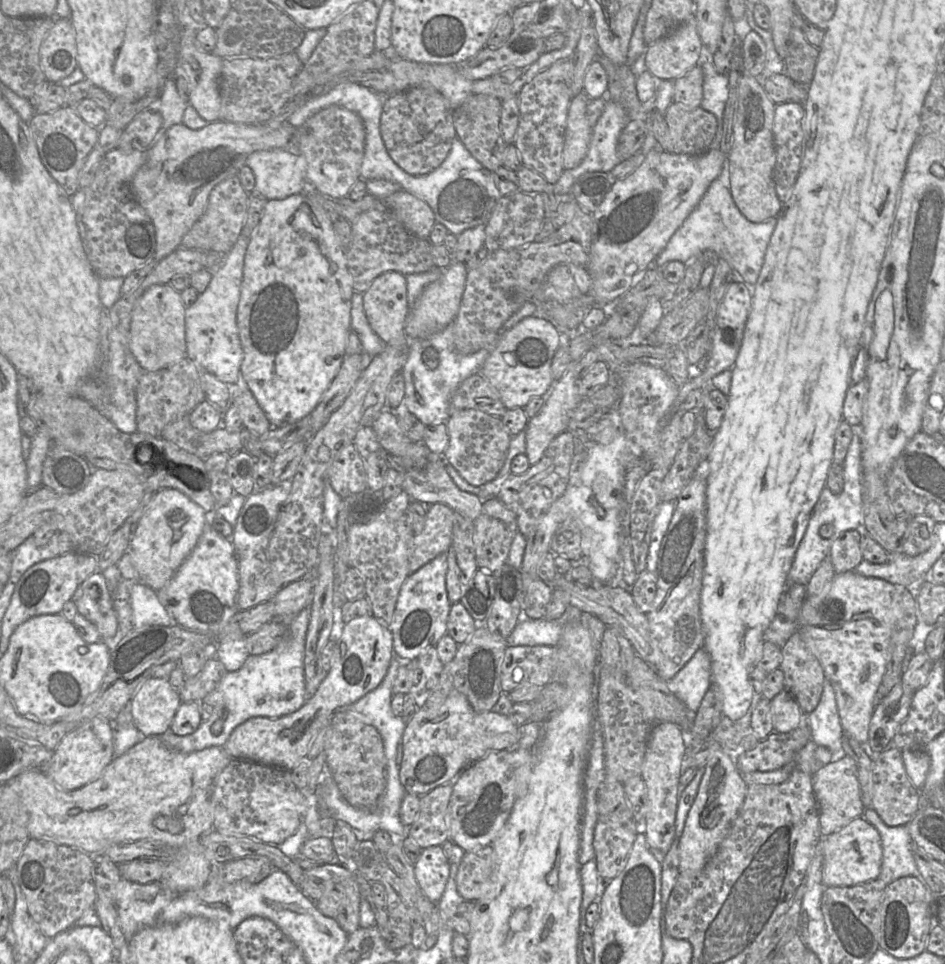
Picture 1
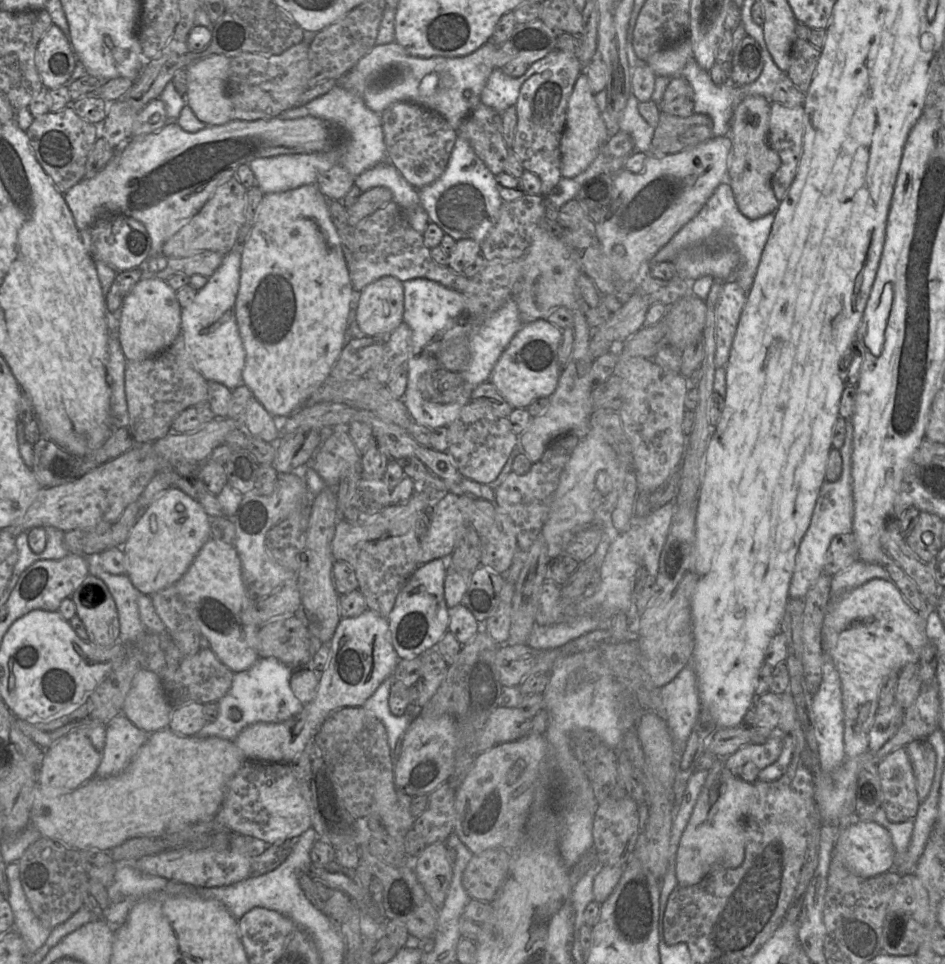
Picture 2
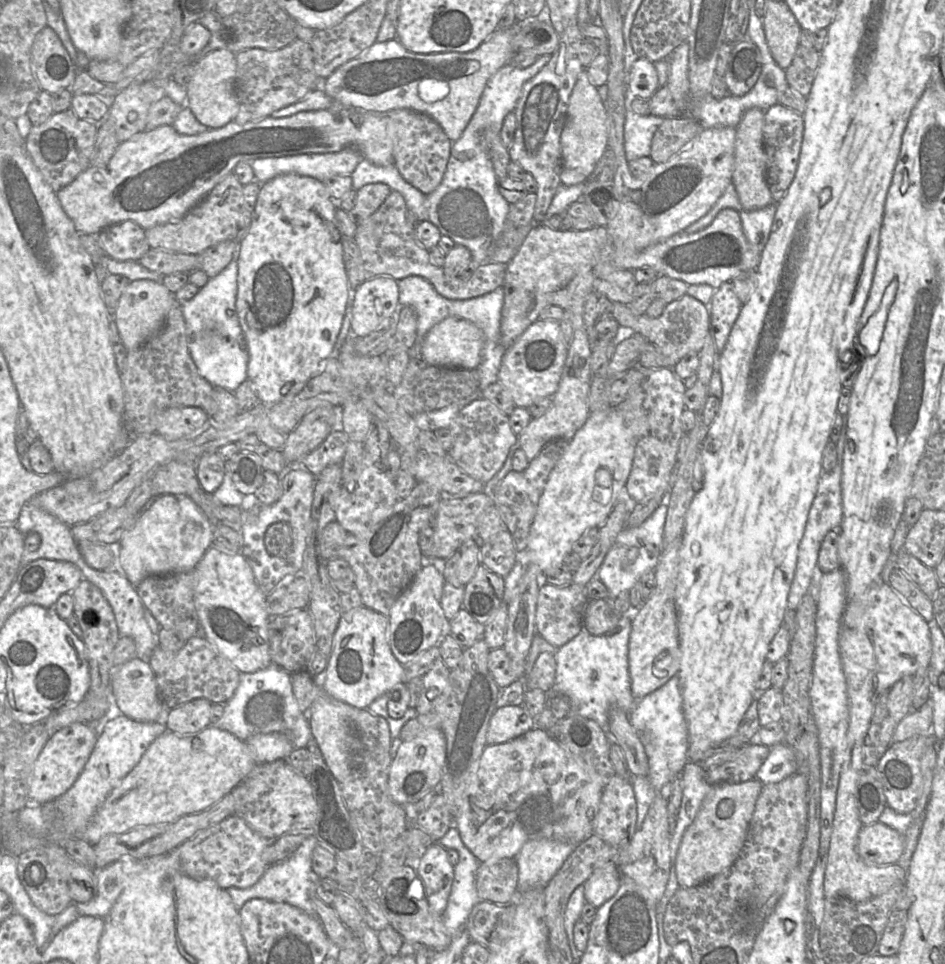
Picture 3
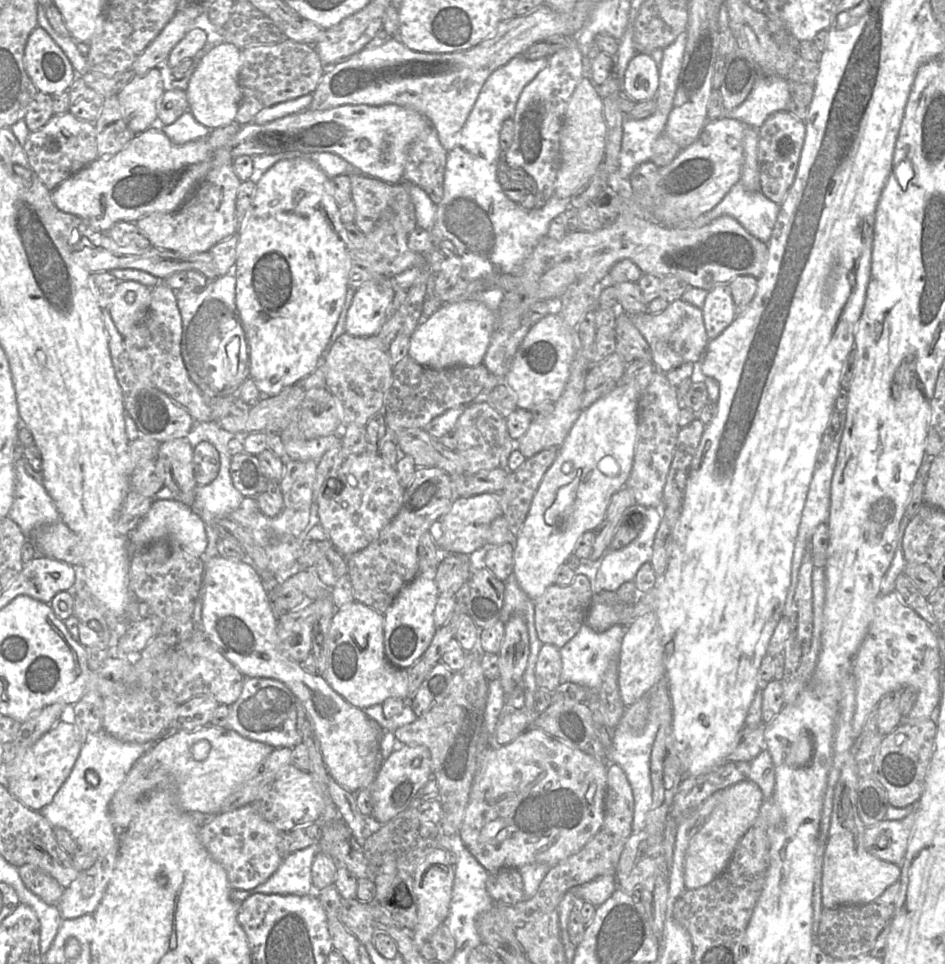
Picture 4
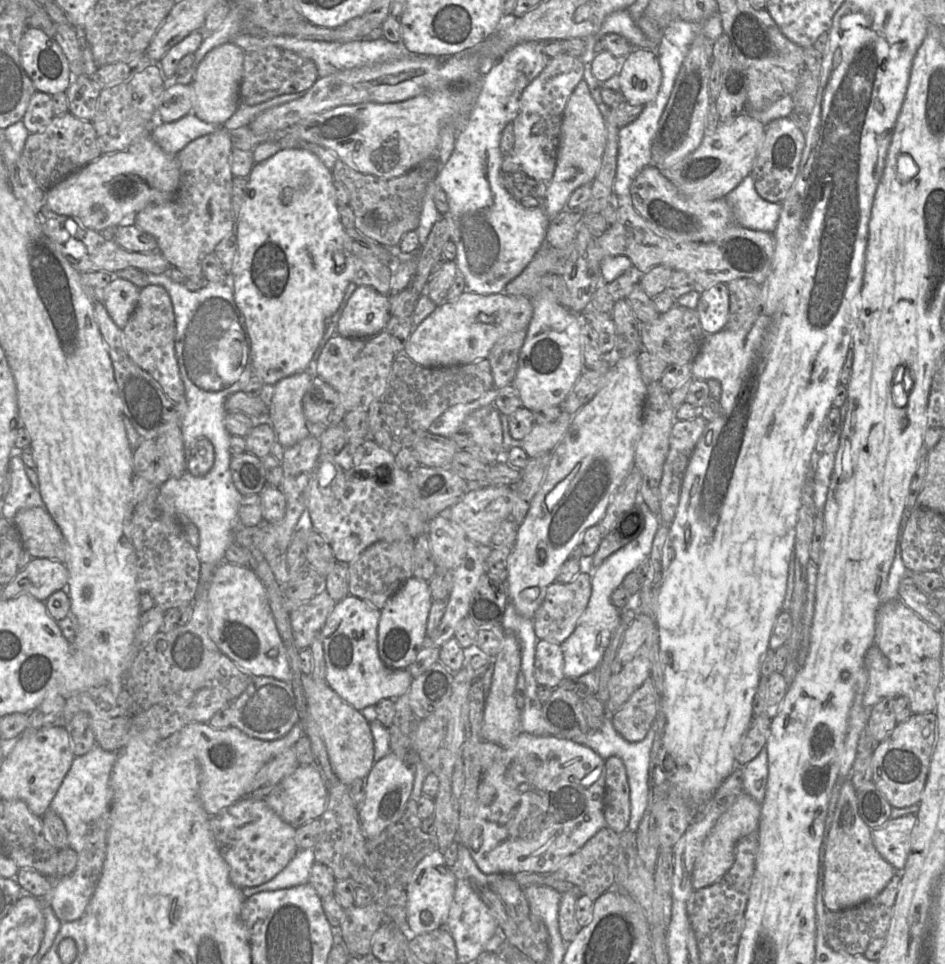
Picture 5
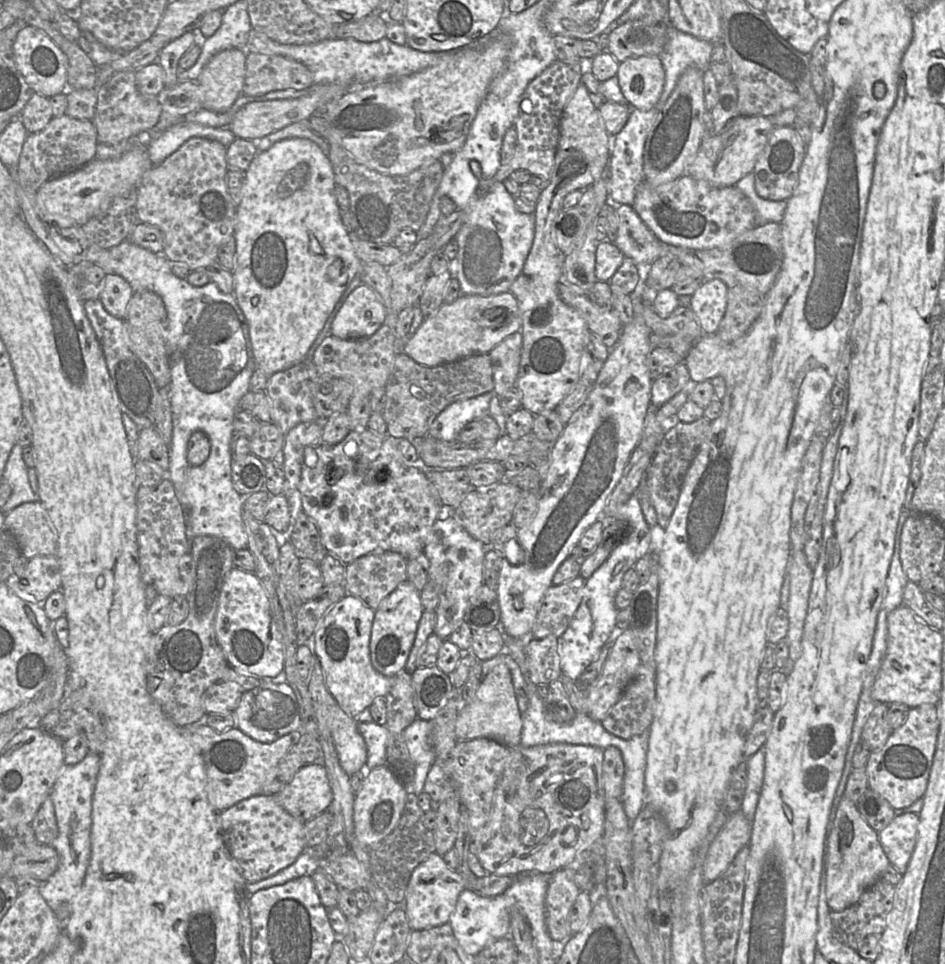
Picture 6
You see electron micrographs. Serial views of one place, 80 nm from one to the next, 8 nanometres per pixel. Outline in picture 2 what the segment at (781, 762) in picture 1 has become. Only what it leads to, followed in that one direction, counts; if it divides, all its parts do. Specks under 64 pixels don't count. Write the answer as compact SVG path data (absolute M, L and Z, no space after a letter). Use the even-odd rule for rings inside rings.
M775 733L764 743L748 745L724 759L725 767L736 777L754 783L761 770L774 763L782 751L782 735Z

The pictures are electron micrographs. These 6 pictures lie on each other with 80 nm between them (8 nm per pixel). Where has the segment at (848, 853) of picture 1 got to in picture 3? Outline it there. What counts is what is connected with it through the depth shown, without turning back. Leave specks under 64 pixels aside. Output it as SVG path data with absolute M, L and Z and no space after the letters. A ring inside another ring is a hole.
M875 822L863 825L858 834L856 849L866 864L886 866L898 862L904 845L905 835L883 823Z

